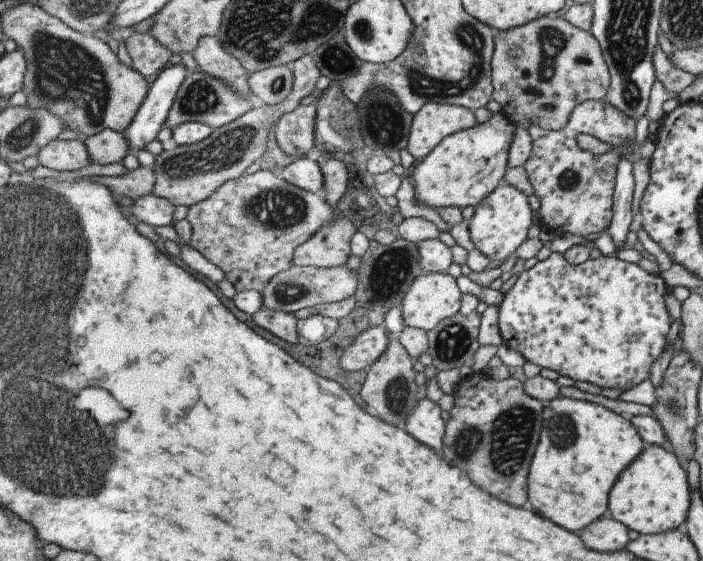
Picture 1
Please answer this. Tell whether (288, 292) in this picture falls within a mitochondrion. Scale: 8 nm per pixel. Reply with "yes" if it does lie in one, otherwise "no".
yes

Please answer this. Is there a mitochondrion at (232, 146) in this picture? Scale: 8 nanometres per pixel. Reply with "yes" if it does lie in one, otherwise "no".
yes

